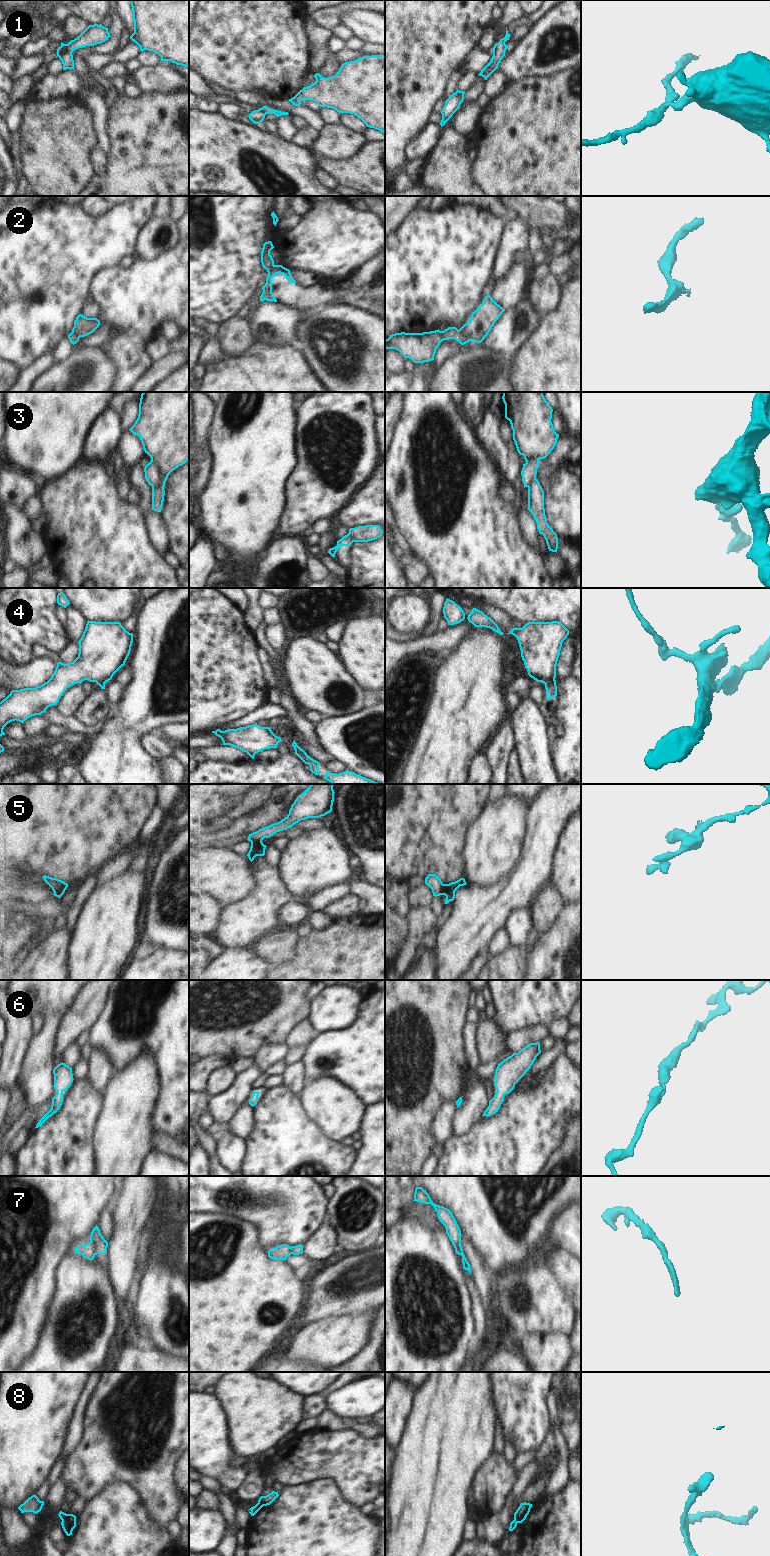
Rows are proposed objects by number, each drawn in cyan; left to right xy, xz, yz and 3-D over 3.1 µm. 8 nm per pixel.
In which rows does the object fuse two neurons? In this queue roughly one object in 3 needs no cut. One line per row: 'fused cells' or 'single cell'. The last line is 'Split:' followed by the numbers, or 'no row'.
1: fused cells
2: fused cells
3: fused cells
4: fused cells
5: fused cells
6: single cell
7: fused cells
8: fused cells
Split: 1, 2, 3, 4, 5, 7, 8

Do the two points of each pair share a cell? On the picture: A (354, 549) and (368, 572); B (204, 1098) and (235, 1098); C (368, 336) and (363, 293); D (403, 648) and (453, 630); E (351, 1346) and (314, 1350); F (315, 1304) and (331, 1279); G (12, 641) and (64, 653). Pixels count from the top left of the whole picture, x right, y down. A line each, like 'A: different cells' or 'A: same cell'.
A: same cell
B: different cells
C: different cells
D: same cell
E: same cell
F: same cell
G: different cells

